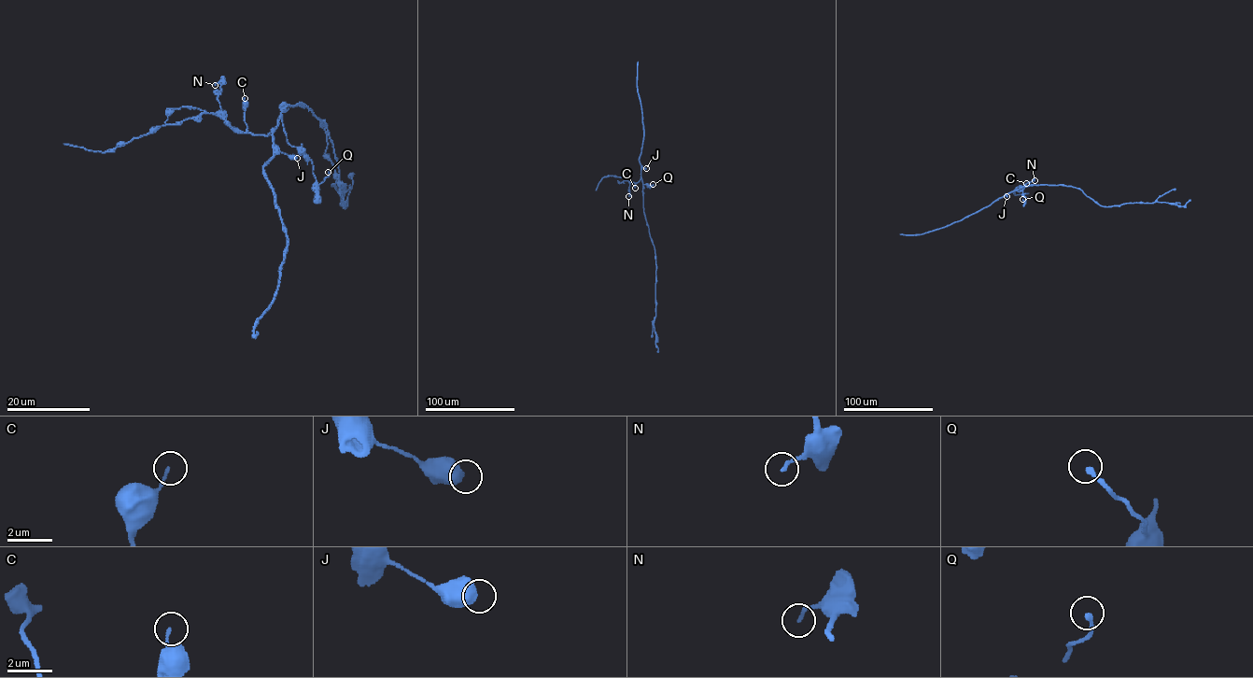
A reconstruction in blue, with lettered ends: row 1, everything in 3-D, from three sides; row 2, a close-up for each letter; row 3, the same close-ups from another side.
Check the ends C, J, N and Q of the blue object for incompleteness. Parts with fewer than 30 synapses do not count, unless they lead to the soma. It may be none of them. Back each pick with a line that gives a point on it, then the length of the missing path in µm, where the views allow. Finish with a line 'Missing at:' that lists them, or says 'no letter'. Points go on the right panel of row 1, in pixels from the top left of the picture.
Missing at: no letter

